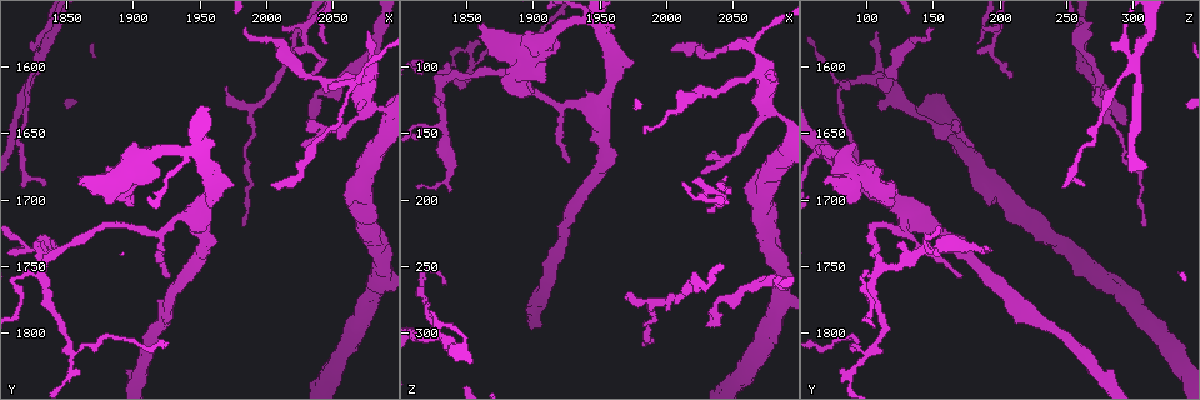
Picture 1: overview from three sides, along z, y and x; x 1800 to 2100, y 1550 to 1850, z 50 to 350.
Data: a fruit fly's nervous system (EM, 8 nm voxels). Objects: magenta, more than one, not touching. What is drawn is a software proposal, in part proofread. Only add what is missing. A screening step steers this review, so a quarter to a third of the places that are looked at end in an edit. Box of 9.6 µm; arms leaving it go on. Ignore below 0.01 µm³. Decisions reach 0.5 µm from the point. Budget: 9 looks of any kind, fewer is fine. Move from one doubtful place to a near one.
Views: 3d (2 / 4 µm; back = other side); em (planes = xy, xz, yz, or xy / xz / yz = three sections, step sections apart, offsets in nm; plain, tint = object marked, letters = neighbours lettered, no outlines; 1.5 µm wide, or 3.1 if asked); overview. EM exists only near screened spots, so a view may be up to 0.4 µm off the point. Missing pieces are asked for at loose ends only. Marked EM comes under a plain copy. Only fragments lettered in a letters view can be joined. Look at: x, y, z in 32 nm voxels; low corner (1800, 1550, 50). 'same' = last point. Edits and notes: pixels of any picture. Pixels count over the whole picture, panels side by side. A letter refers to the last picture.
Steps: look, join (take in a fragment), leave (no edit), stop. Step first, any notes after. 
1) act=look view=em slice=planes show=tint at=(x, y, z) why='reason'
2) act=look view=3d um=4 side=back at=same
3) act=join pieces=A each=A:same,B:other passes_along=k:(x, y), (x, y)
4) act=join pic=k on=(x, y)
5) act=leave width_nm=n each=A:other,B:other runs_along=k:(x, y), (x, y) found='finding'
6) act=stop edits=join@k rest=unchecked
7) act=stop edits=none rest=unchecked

act=look view=em slice=yz step=4 show=letters at=(1834, 1688, 262) why='thin end'

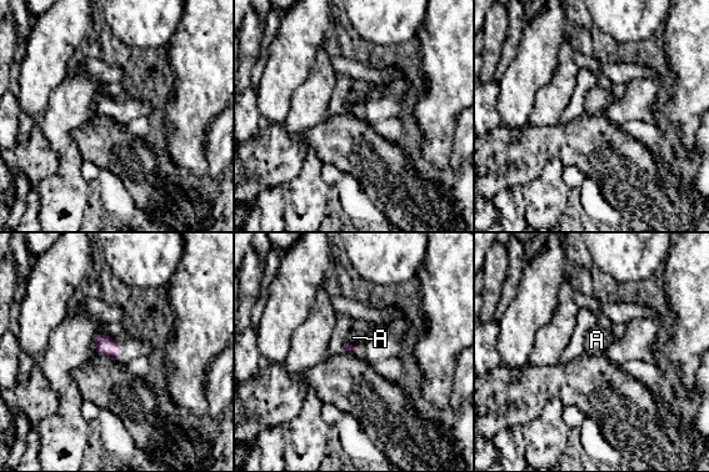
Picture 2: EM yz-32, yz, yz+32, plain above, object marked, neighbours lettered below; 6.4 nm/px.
act=leave each=A:other border=2:(345, 340), (355, 346) found='no lettered fragment goes on from it'

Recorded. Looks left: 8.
act=look view=3d um=2 at=(1970, 1614, 272) why='thin end'

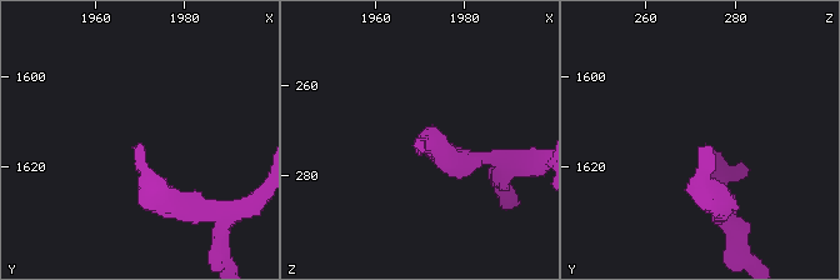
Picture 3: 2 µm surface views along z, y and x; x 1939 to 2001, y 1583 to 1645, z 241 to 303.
act=look view=em slice=planes show=tint at=(1969, 1616, 273) why='now the EM'

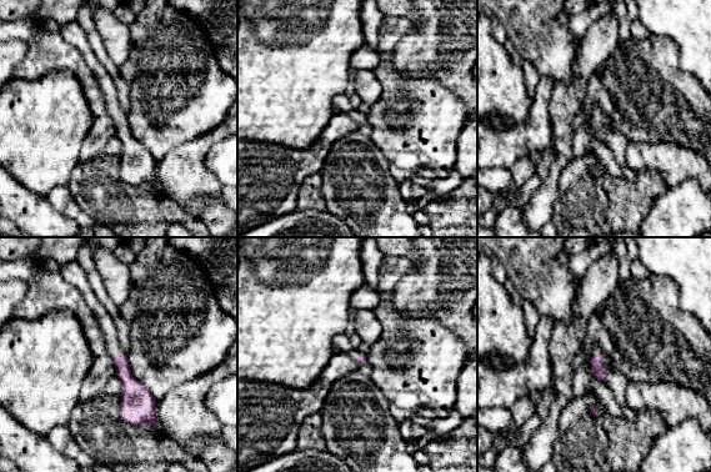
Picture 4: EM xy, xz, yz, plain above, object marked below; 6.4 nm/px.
act=look view=em slice=planes show=letters at=same

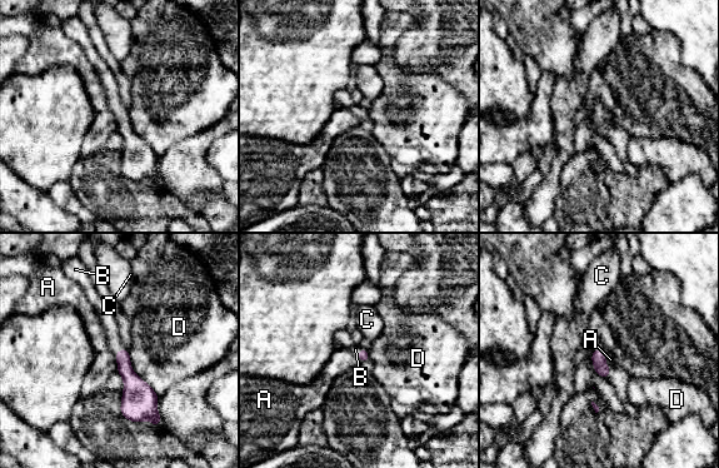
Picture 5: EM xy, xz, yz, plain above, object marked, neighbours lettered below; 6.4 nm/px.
act=join pic=5 on=(105, 314) each=A:other,B:same,C:other,D:other passes_along=5:(134, 386), (120, 349), (105, 314) found='the neuron continues'

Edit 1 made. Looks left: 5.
act=look view=em slice=planes show=letters at=(2032, 1610, 210) why='an open end'

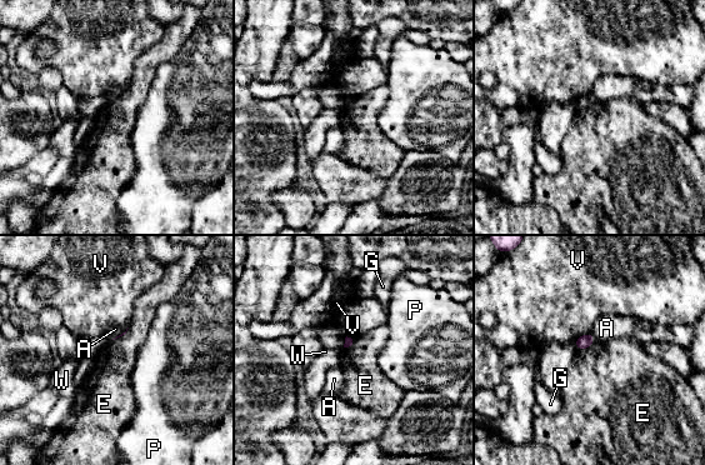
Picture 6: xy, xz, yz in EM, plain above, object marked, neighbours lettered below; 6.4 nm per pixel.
act=leave each=A:other,E:other,G:other,P:other,V:other,W:other border=6:(594, 339), (588, 348), (576, 349) found='no lettered fragment goes on from it'

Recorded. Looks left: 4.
act=look view=3d um=2 at=(2030, 1644, 296) why='tapers out'

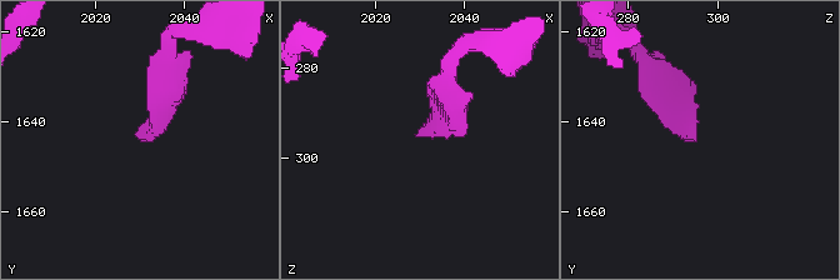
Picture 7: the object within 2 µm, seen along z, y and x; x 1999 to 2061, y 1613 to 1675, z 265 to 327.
act=look view=em slice=planes show=letters at=(2030, 1644, 295)

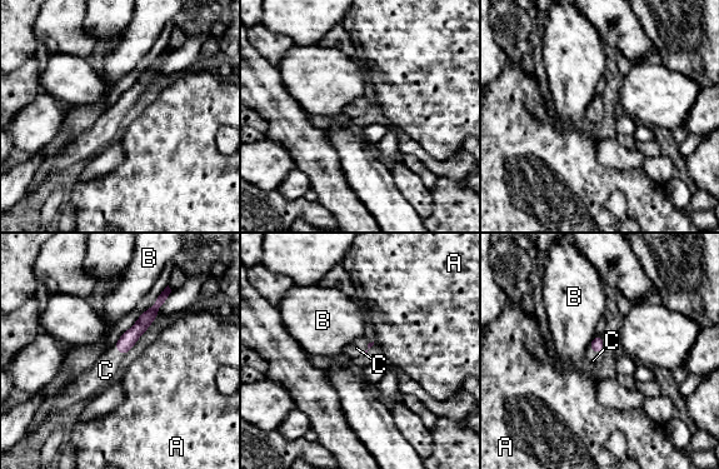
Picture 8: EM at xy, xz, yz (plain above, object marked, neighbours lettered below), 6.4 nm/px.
act=join pic=8 on=(593, 360) longest_contact=C:100nm each=A:other,B:other,C:same passes_along=8:(597, 344), (597, 352), (593, 360) found='it goes on there'

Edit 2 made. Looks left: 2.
act=stop edits=join@5,join@8 rest=unchecked

